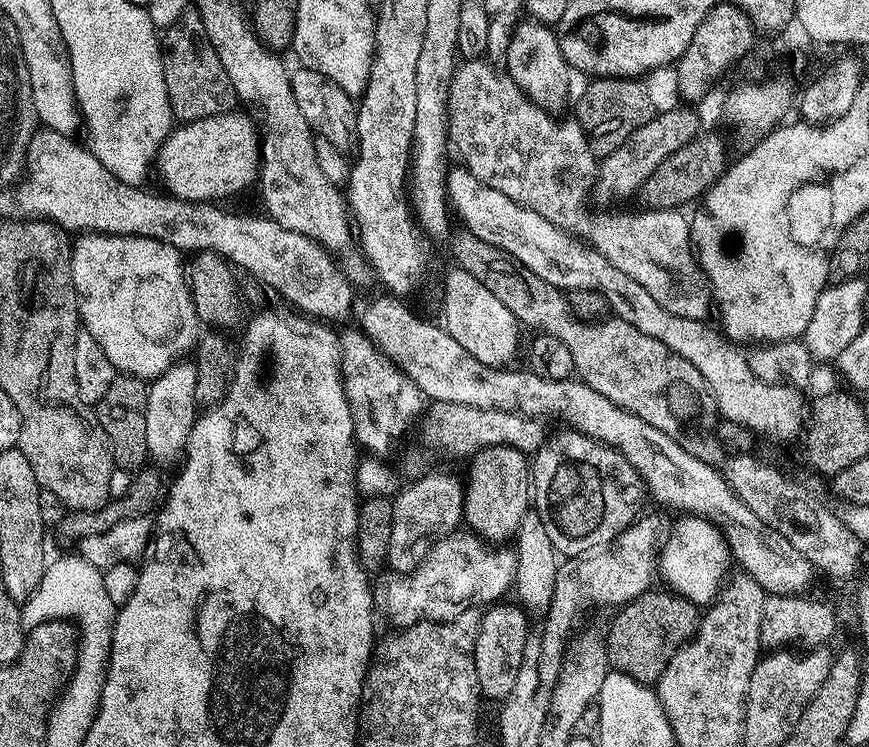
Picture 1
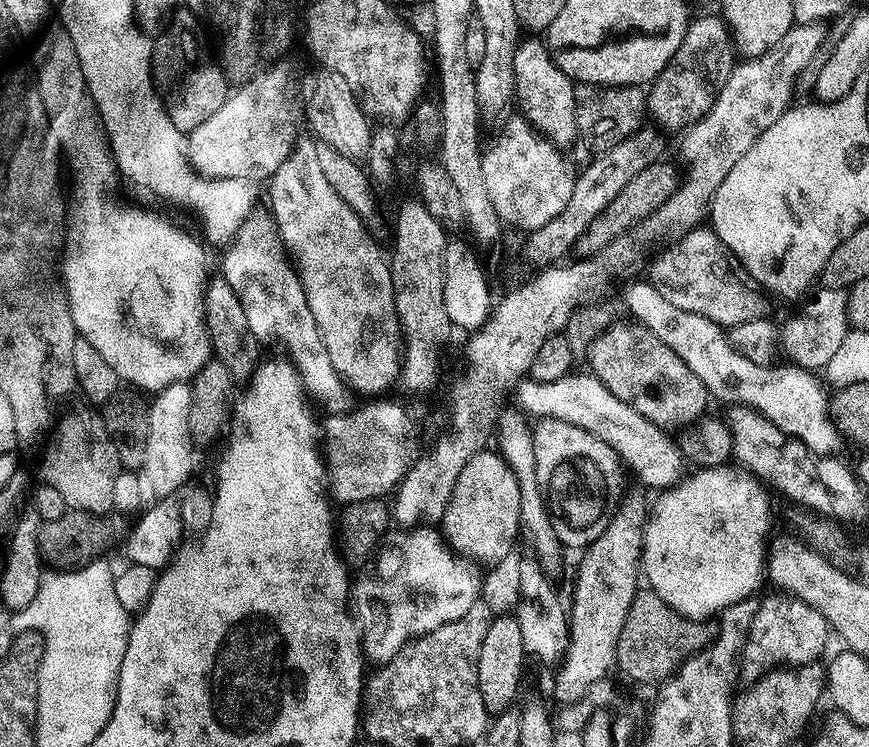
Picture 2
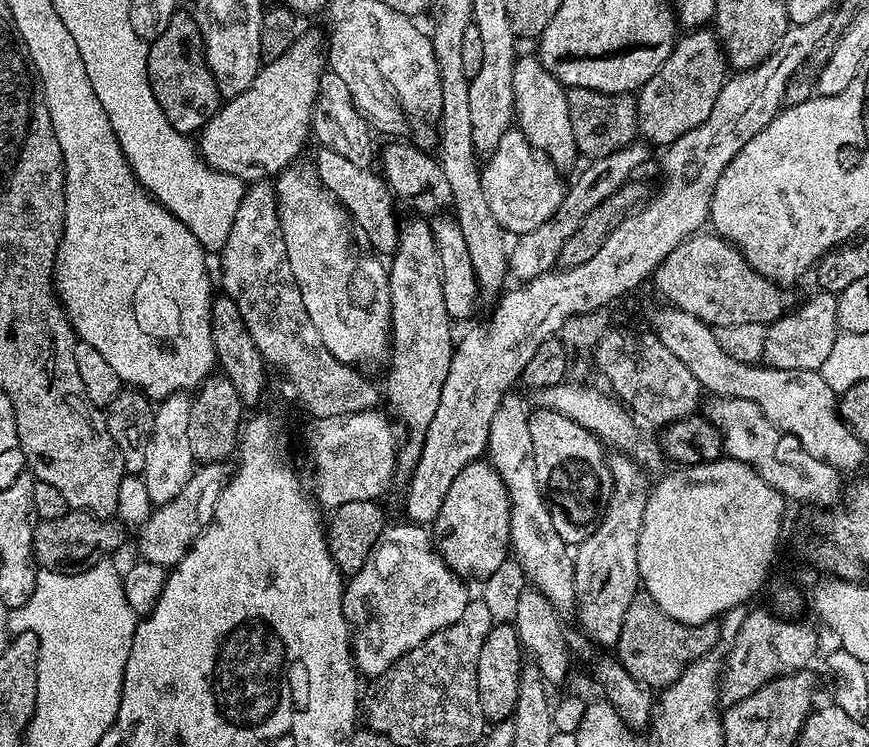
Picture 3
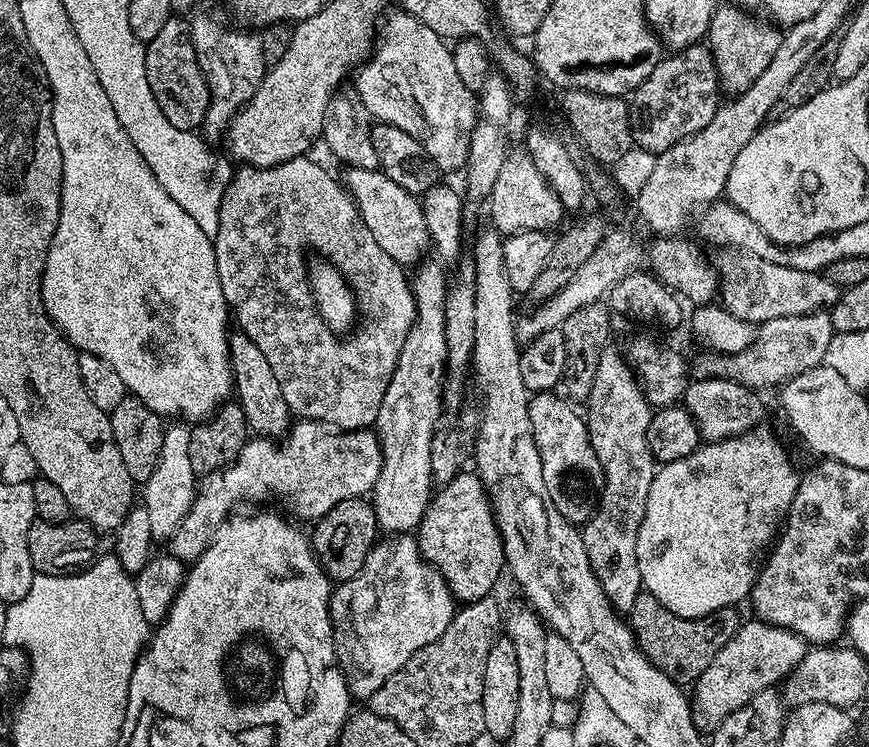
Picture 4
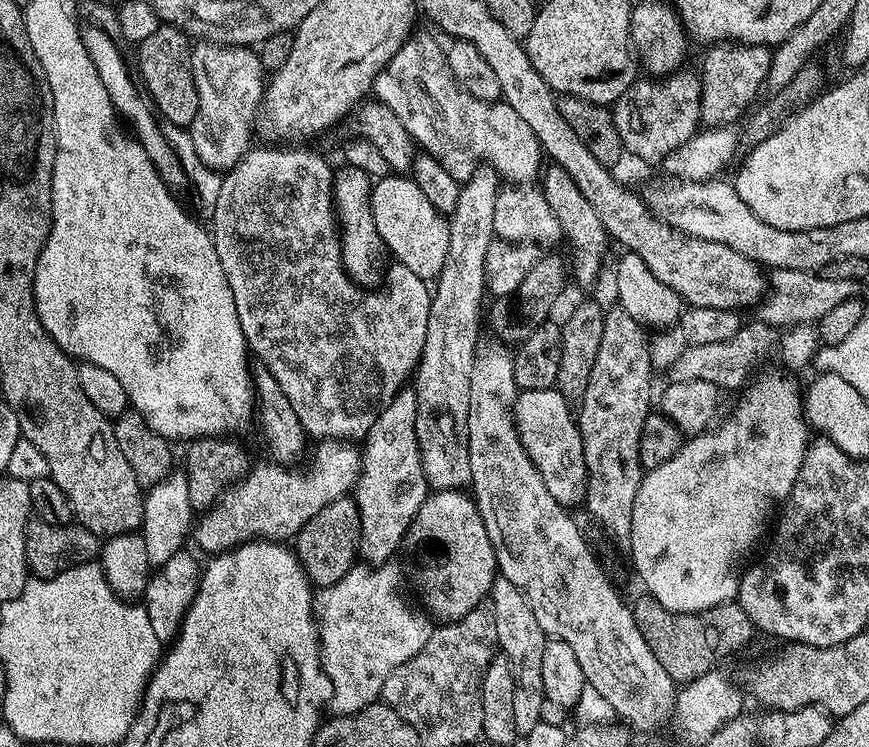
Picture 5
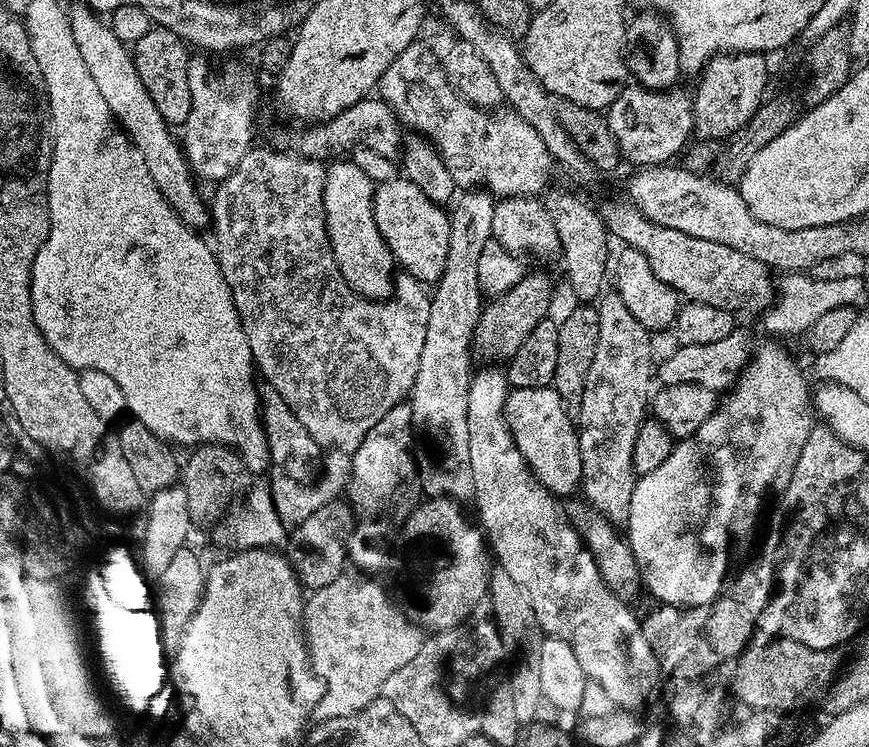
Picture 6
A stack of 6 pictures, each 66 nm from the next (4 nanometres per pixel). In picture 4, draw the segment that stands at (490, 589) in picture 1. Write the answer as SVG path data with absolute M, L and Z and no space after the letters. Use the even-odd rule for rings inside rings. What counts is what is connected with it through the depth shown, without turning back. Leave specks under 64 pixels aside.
M396 534L381 539L373 547L362 570L354 574L354 578L341 580L333 587L328 609L332 615L336 658L348 682L348 692L357 701L368 702L380 689L382 682L390 678L390 674L402 670L402 666L406 666L406 662L410 662L410 658L418 654L422 646L430 646L434 638L442 635L442 630L446 630L446 626L450 626L456 617L458 604L442 574L437 568L429 566L420 555L415 535Z

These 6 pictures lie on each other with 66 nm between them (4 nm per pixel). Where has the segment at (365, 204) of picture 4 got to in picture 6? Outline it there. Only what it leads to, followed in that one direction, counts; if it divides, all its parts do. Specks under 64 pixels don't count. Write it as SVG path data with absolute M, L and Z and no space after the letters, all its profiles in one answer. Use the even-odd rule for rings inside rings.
M397 178L387 180L381 184L375 185L372 194L372 217L382 234L388 248L392 252L392 259L397 265L400 264L407 275L413 276L414 279L423 281L424 276L438 278L446 266L446 254L450 246L450 216L441 205L434 203L414 182L406 178Z

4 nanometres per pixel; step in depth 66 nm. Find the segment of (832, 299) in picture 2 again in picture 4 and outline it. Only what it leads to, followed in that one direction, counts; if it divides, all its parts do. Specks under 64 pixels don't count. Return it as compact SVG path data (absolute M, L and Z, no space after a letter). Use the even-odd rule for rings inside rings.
M827 311L811 312L805 316L790 318L770 318L756 329L756 341L738 354L725 356L709 351L696 361L691 361L690 372L693 377L710 380L733 380L753 390L768 388L771 384L783 386L798 374L816 368L824 363L824 355L830 346L834 333L832 317Z

